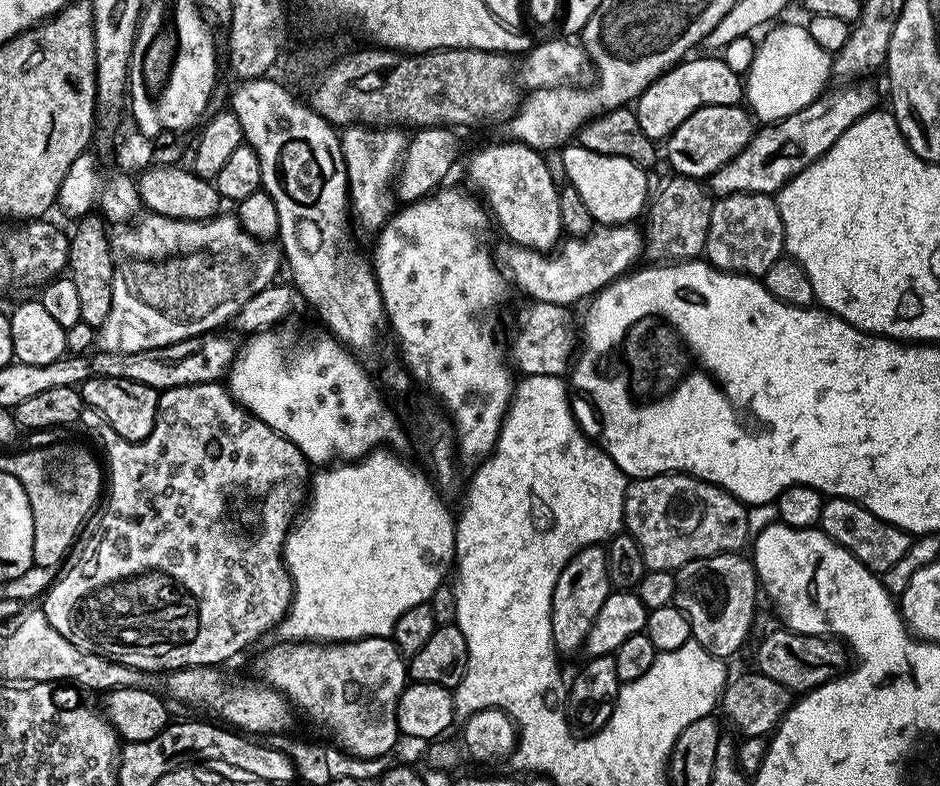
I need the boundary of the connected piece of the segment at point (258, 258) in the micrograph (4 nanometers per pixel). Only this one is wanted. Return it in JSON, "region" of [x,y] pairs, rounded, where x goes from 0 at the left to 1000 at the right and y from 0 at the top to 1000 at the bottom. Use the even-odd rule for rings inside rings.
{"region":[[[153,272],[144,282],[120,294],[119,383],[117,399],[101,424],[100,433],[107,448],[150,448],[181,440],[204,427],[226,425],[233,412],[241,413],[274,374],[300,346],[300,321],[293,309],[267,300],[247,272],[227,275],[224,280],[190,280],[165,272]]]}

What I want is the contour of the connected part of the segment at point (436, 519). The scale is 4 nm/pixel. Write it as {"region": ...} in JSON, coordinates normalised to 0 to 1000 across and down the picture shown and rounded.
{"region":[[[401,573],[393,575],[385,585],[363,589],[361,593],[350,594],[331,607],[332,637],[328,641],[328,653],[316,660],[310,668],[304,686],[302,686],[302,719],[311,733],[311,770],[303,781],[301,791],[296,795],[297,813],[302,817],[365,817],[368,814],[384,814],[390,809],[416,810],[421,789],[436,771],[445,771],[459,765],[462,751],[466,751],[473,742],[472,732],[478,732],[485,710],[485,662],[483,651],[468,637],[469,627],[462,620],[461,612],[454,604],[441,601],[430,585],[424,585],[417,573]]]}

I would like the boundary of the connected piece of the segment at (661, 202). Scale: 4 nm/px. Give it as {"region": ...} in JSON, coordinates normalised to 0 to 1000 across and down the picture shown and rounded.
{"region":[[[716,223],[702,239],[702,246],[697,246],[696,253],[688,261],[689,290],[687,289],[687,309],[684,318],[686,327],[690,326],[694,333],[727,333],[739,331],[746,324],[751,313],[751,303],[755,293],[755,272],[760,251],[749,229],[740,229],[737,224]]]}

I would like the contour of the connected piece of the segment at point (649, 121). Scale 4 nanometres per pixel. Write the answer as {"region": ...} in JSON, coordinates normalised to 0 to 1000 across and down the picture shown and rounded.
{"region":[[[737,70],[724,76],[701,97],[676,128],[679,160],[683,160],[687,176],[699,181],[710,179],[712,170],[726,160],[726,155],[730,155],[738,140],[747,135],[786,134],[793,126],[794,107],[789,97],[777,89],[777,84],[765,70],[749,70],[753,71]]]}

